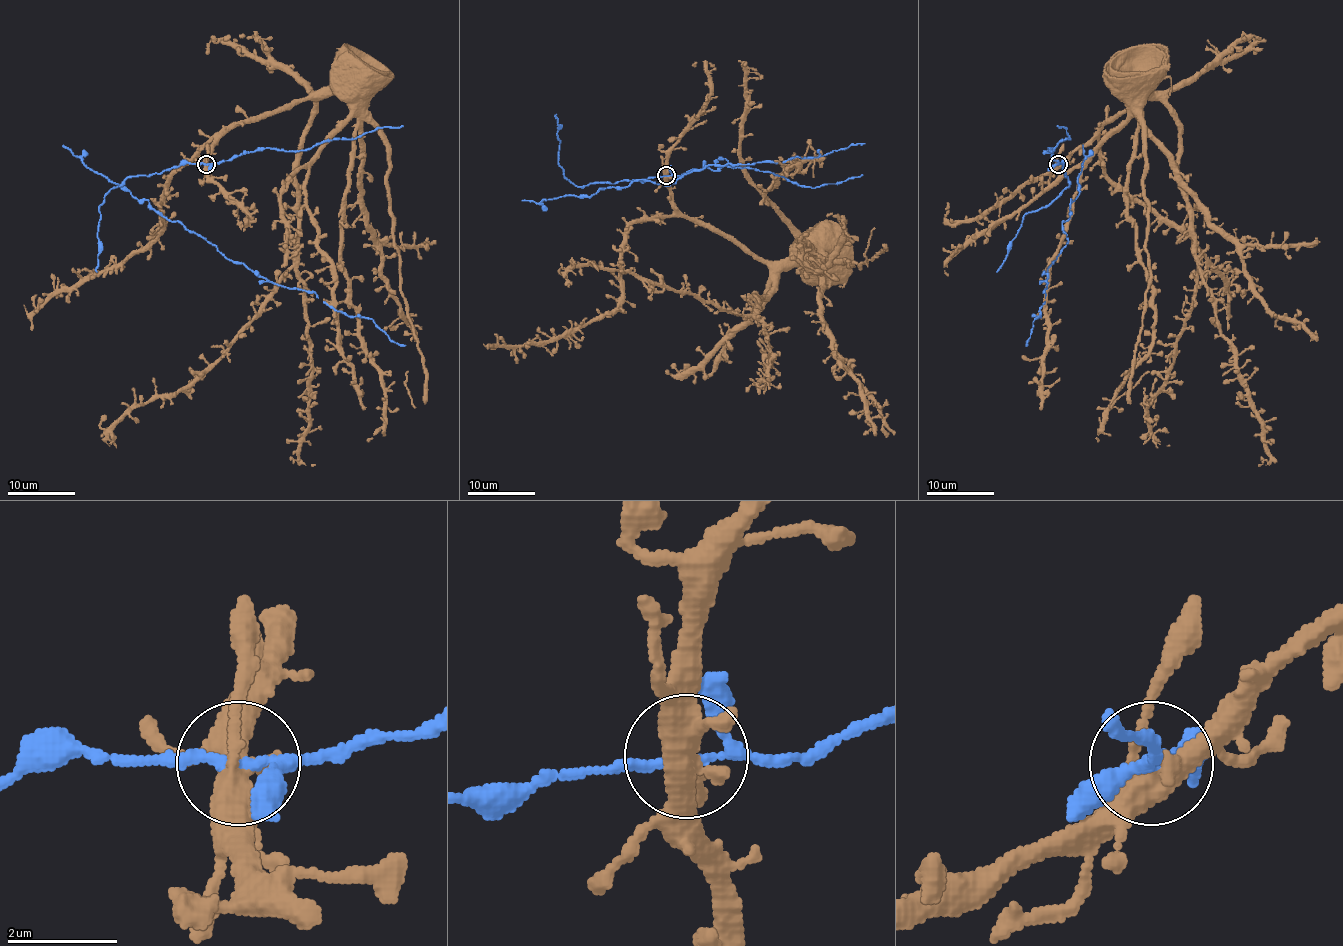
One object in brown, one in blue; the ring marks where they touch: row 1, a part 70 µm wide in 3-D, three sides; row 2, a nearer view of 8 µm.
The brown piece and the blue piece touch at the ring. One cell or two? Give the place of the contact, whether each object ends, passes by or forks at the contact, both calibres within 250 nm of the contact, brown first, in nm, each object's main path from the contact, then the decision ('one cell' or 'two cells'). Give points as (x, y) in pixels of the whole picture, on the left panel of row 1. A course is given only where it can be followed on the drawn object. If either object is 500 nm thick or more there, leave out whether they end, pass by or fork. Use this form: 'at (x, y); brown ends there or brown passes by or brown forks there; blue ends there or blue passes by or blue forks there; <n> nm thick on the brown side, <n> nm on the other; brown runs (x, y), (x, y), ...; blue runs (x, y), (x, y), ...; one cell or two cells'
at (206, 164); brown forks there; blue forks there; 400 nm thick on the brown side, 150 nm on the other; brown runs (207, 163), (237, 125), (313, 100), (296, 165), (292, 267), (215, 361), (133, 408), (108, 445); blue runs (207, 163), (133, 175), (121, 187), (232, 261), (277, 284), (313, 291), (349, 316), (370, 318), (405, 346); two cells

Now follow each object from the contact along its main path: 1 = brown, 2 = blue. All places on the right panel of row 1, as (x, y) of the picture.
1: (1058, 163), (1137, 101), (1159, 100), (1179, 126), (1197, 277), (1147, 408), (1149, 430), (1169, 445)
2: (1058, 163), (1078, 195), (1070, 202), (1070, 217), (1061, 222), (1068, 242), (1051, 262), (1045, 303), (1026, 346)

